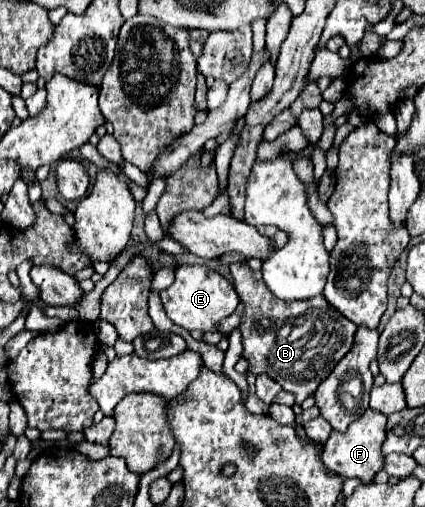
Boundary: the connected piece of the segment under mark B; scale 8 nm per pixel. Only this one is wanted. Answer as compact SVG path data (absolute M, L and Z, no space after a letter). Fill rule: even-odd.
M233 263L231 277L239 301L245 305L239 329L243 343L241 357L249 361L249 373L269 375L285 391L293 393L297 403L303 403L349 353L357 325L345 319L333 305L329 305L323 295L311 297L307 301L277 299L267 289L261 271L253 271L245 263ZM257 325L261 331L257 331Z

